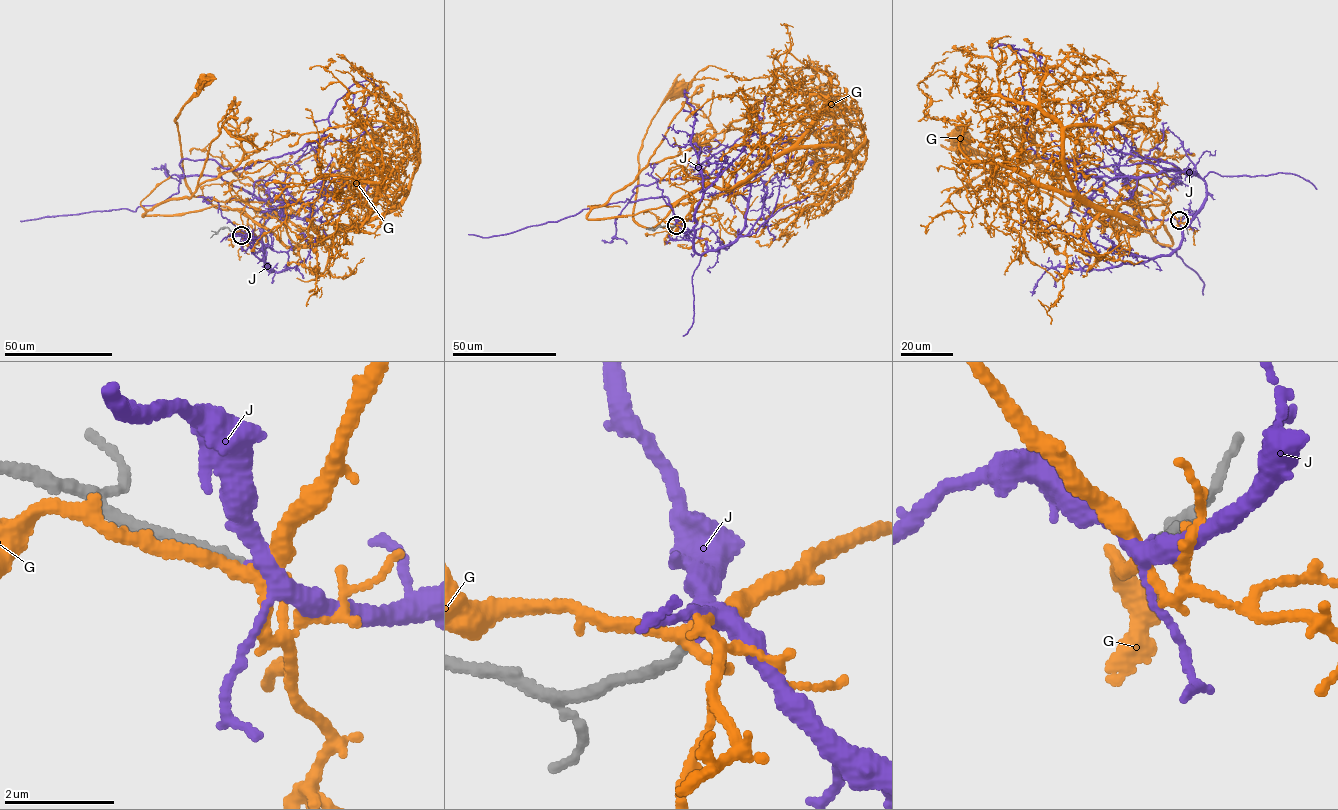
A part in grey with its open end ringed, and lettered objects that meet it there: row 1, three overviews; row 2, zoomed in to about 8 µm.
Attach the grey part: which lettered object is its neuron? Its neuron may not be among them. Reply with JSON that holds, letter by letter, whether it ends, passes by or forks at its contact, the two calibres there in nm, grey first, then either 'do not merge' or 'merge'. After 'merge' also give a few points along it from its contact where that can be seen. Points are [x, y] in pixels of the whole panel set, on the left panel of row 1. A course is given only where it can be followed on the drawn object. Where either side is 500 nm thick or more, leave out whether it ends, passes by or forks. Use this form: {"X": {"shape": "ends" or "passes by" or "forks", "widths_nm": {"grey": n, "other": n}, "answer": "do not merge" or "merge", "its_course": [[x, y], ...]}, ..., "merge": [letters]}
{"G": {"shape": "forks", "widths_nm": {"grey": 180, "other": 220}, "answer": "do not merge"}, "J": {"shape": "forks", "widths_nm": {"grey": 180, "other": 170}, "answer": "merge", "its_course": [[241, 235], [258, 241], [269, 207], [180, 178], [182, 159], [298, 152], [354, 84], [369, 118]]}, "merge": ["J"]}

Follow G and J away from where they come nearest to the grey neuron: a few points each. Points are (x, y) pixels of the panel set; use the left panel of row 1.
G: (241, 235), (265, 211), (296, 245), (187, 185), (174, 120), (204, 81)
J: (241, 235), (258, 241), (269, 207), (180, 178), (182, 159), (298, 152), (354, 84), (369, 118)

